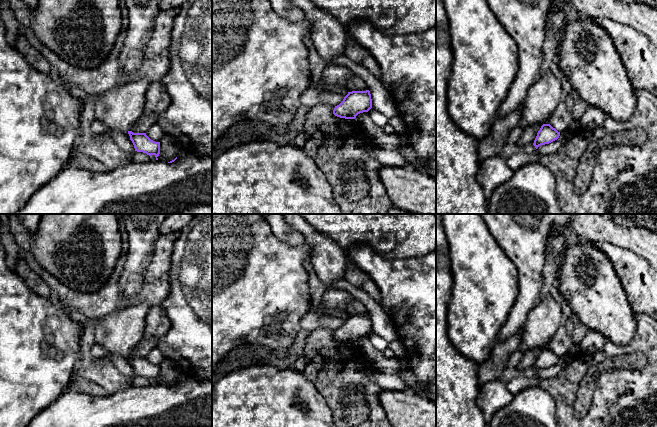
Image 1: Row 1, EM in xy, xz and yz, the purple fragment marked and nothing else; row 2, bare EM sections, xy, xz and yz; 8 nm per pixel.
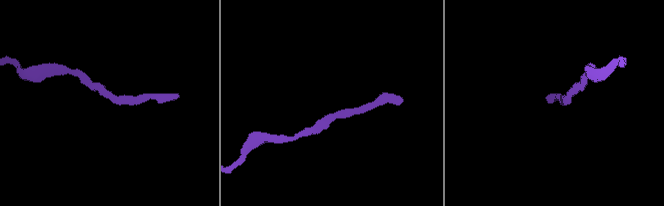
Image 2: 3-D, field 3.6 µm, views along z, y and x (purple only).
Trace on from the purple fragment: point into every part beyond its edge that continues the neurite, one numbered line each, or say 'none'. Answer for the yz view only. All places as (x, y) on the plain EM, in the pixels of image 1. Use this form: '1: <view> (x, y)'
none

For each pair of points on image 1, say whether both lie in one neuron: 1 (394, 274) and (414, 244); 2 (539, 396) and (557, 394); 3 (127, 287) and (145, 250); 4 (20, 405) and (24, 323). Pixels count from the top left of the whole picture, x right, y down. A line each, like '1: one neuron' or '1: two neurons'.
1: two neurons
2: two neurons
3: one neuron
4: one neuron

